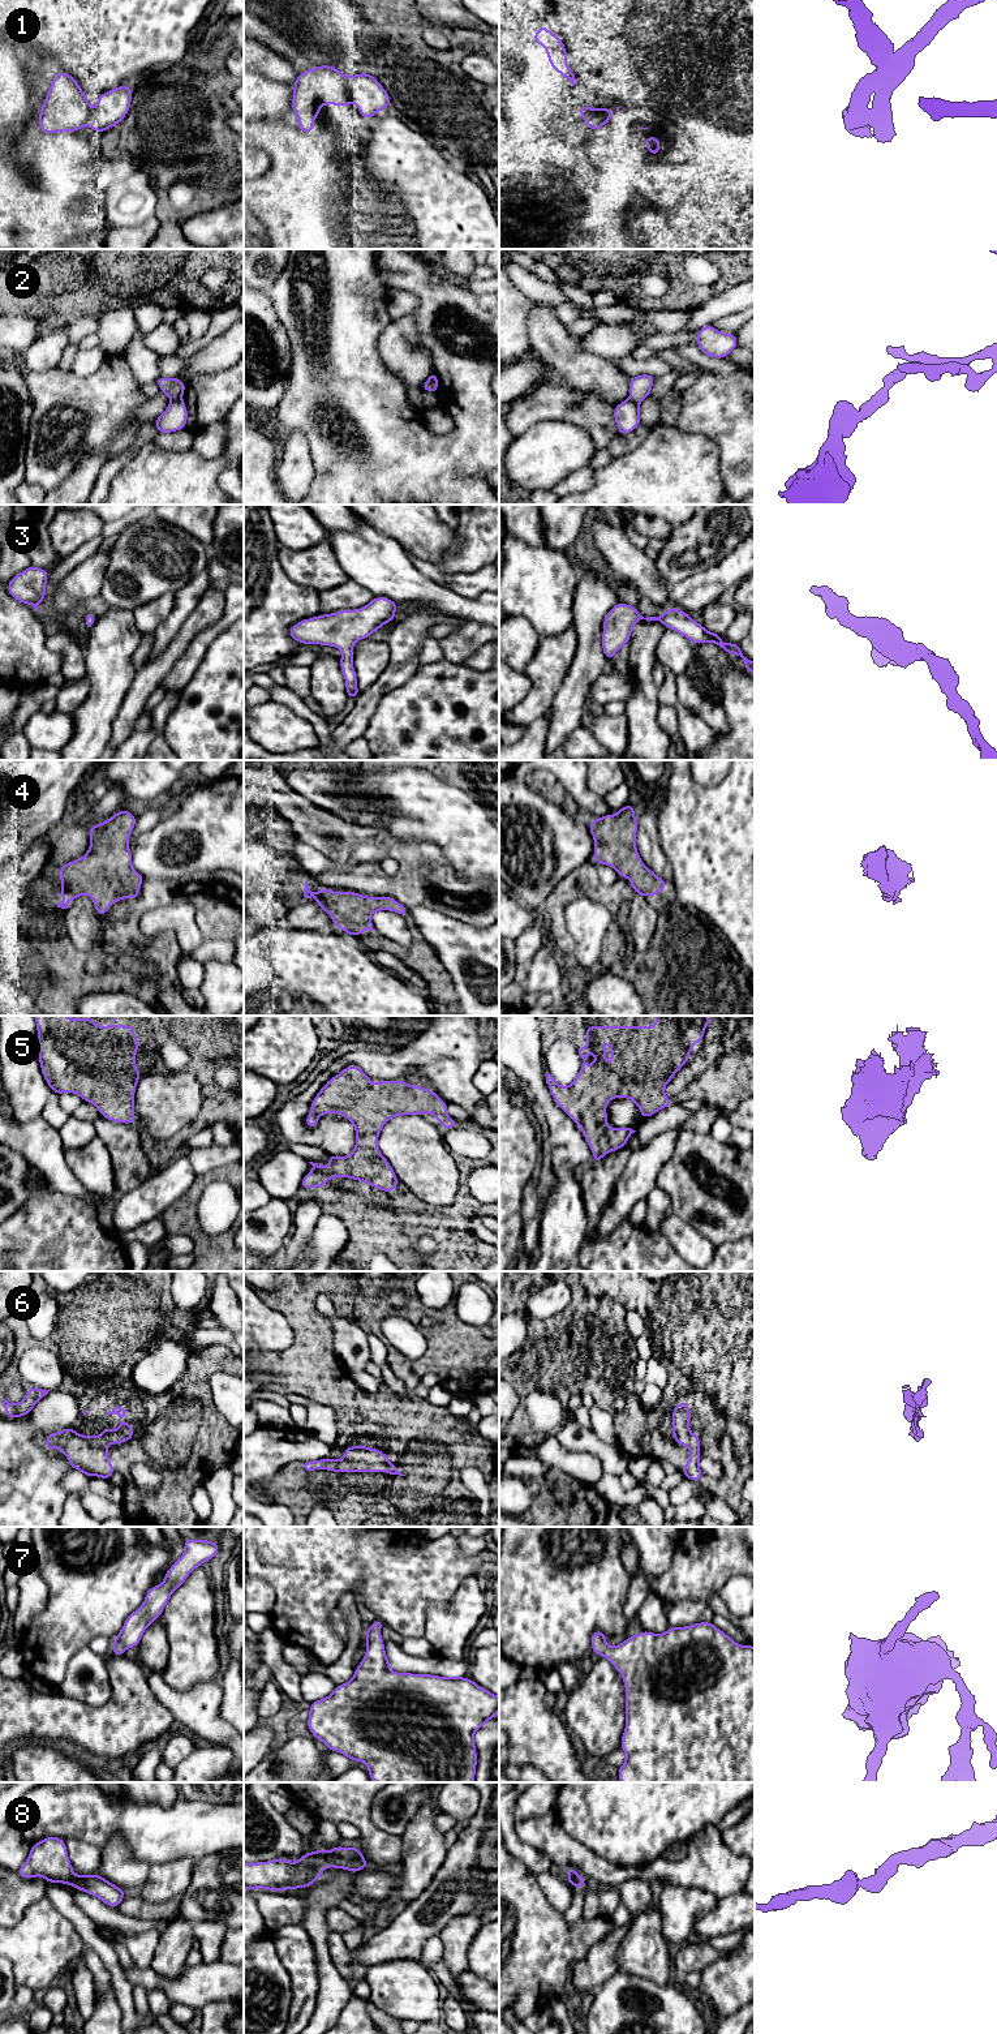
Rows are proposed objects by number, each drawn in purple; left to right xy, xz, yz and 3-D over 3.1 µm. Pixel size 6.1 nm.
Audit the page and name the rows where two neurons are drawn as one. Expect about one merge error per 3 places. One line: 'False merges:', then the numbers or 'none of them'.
False merges: 2

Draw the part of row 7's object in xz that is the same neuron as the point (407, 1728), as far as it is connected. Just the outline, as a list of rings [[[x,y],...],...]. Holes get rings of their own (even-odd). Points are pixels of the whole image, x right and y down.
[[[375,1619],[366,1629],[366,1652],[362,1661],[356,1666],[354,1675],[345,1683],[338,1685],[335,1690],[326,1698],[310,1703],[308,1729],[323,1742],[330,1751],[341,1752],[347,1759],[365,1763],[369,1768],[368,1773],[373,1782],[473,1782],[477,1767],[477,1750],[474,1746],[474,1733],[482,1728],[489,1720],[497,1717],[499,1712],[499,1696],[478,1686],[467,1677],[441,1677],[433,1674],[396,1673],[390,1669],[390,1661],[386,1656],[384,1642],[381,1636],[381,1629],[384,1623]]]

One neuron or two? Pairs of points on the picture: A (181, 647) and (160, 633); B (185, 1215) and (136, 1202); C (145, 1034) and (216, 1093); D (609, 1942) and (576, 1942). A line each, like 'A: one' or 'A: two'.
A: two
B: two
C: one
D: two

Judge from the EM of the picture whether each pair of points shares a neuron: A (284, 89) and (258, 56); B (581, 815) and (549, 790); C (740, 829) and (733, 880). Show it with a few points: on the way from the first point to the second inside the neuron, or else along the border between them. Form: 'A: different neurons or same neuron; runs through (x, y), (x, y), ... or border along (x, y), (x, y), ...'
A: different neurons; border along (257, 71), (289, 85)
B: same neuron; runs through (574, 811), (557, 795)
C: same neuron; runs through (727, 842), (726, 867)

